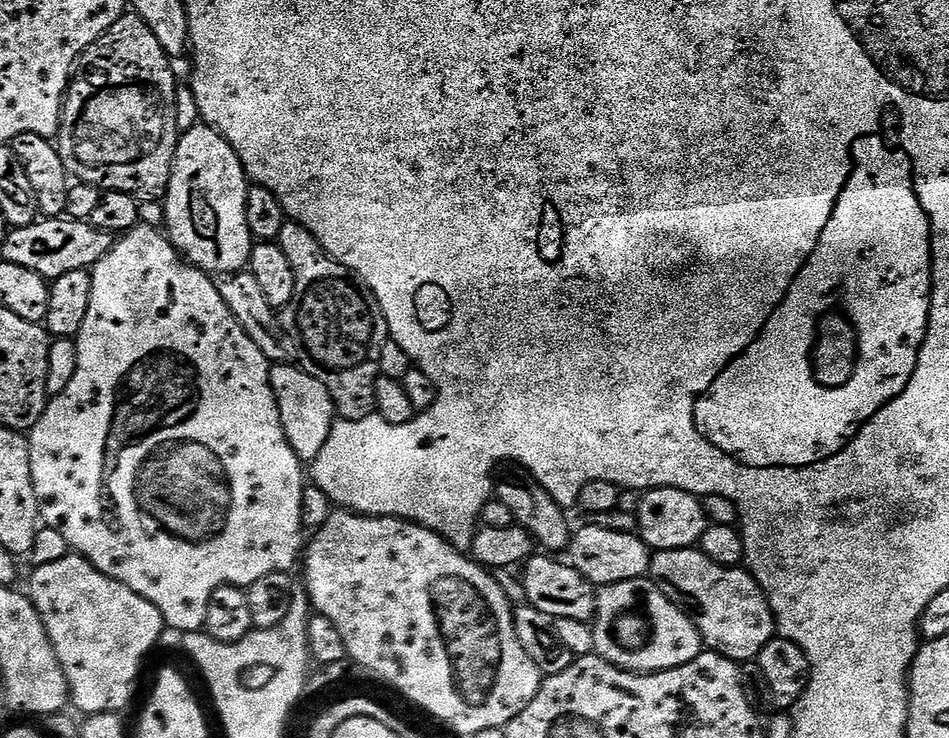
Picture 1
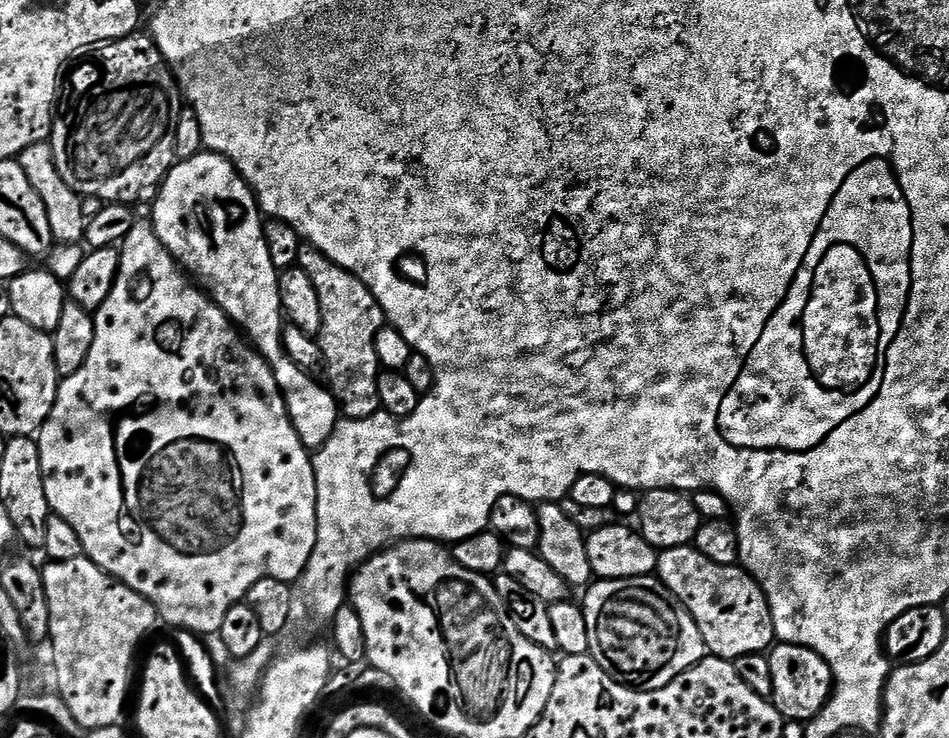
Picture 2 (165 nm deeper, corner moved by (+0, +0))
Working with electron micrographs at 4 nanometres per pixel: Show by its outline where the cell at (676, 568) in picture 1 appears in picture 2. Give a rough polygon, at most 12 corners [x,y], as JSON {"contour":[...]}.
{"contour":[[665,548],[655,575],[711,655],[767,653],[766,594],[743,567]]}

